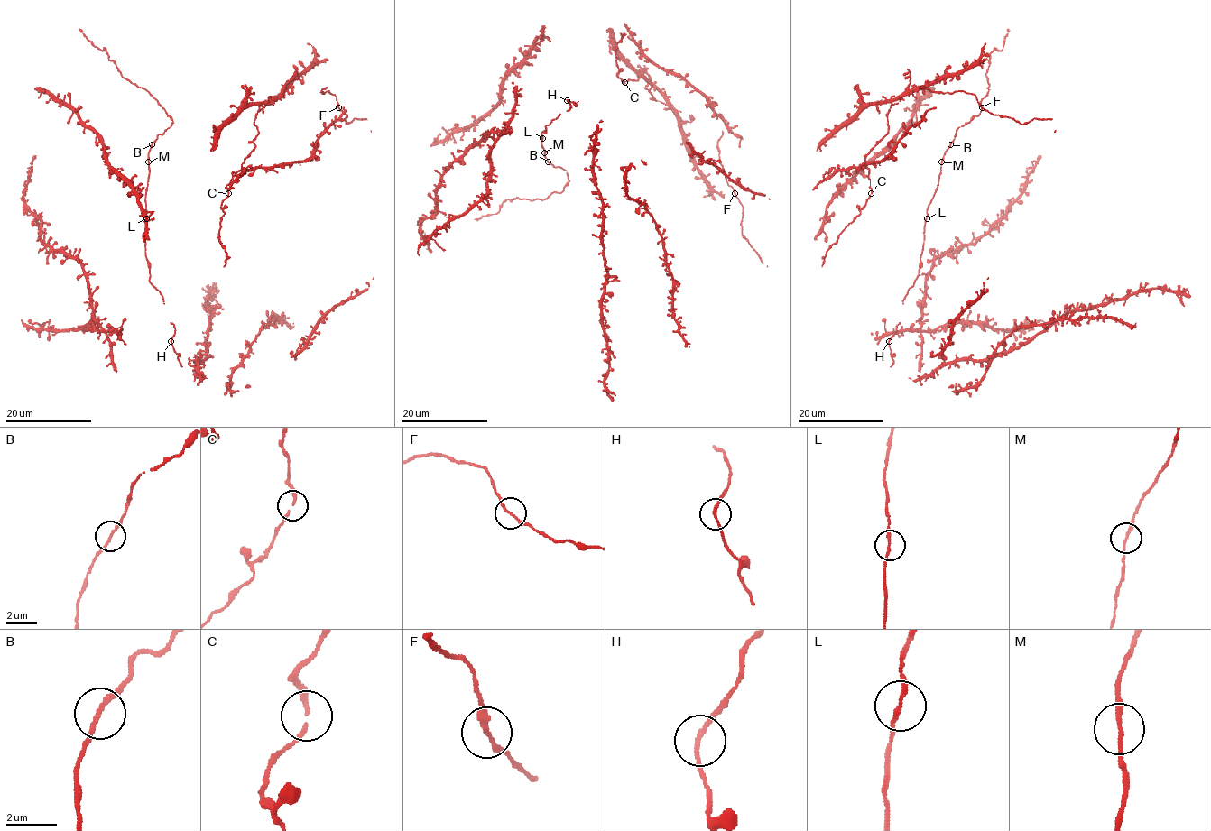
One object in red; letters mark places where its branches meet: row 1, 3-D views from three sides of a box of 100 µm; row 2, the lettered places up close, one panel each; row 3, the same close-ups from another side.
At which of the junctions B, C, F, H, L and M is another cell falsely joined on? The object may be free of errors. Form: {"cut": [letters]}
{"cut": []}

